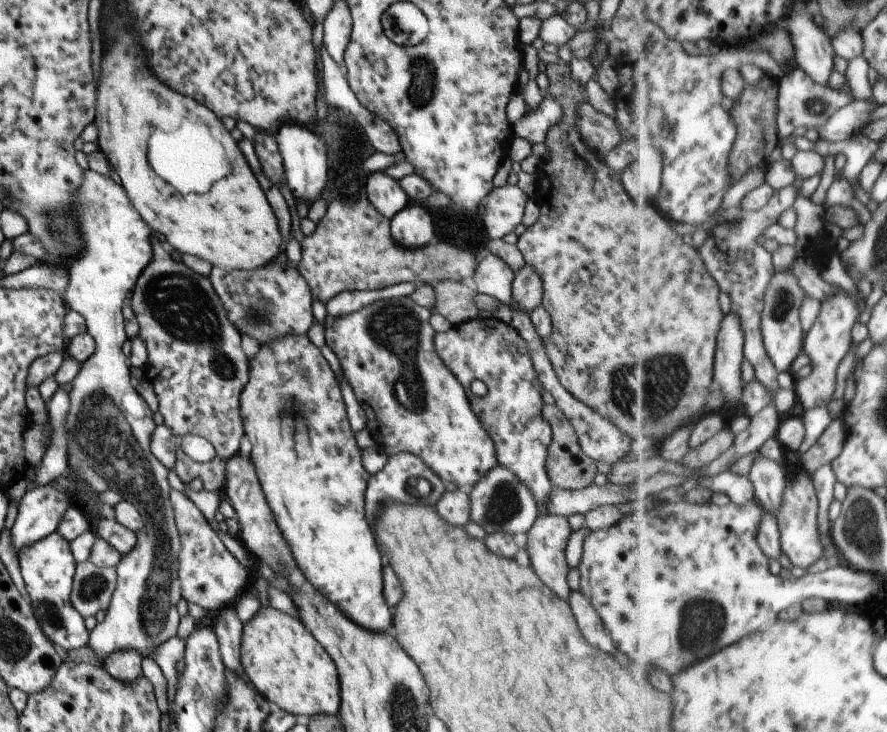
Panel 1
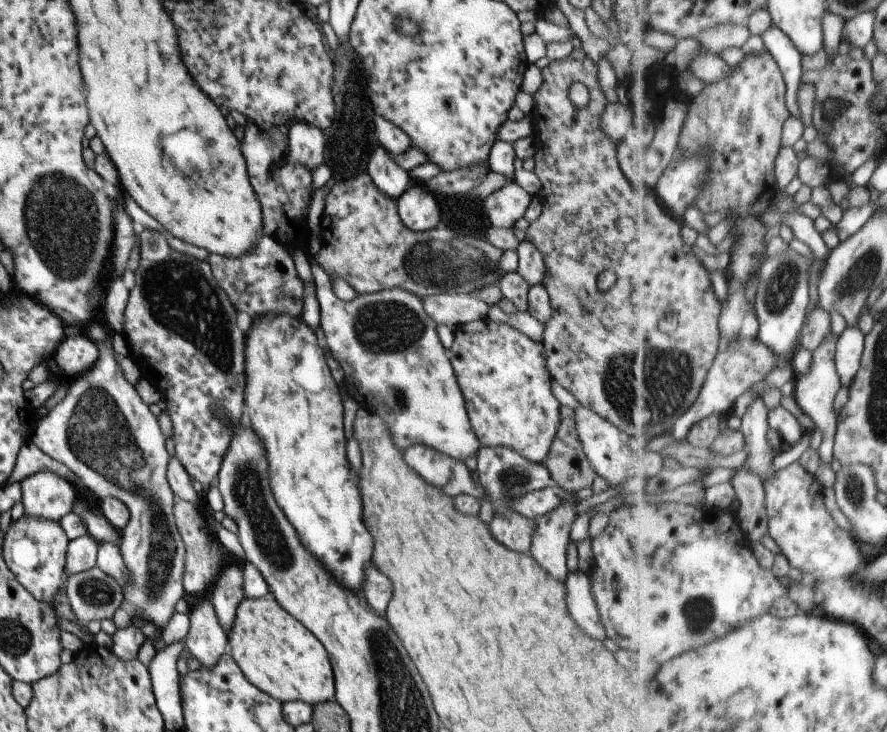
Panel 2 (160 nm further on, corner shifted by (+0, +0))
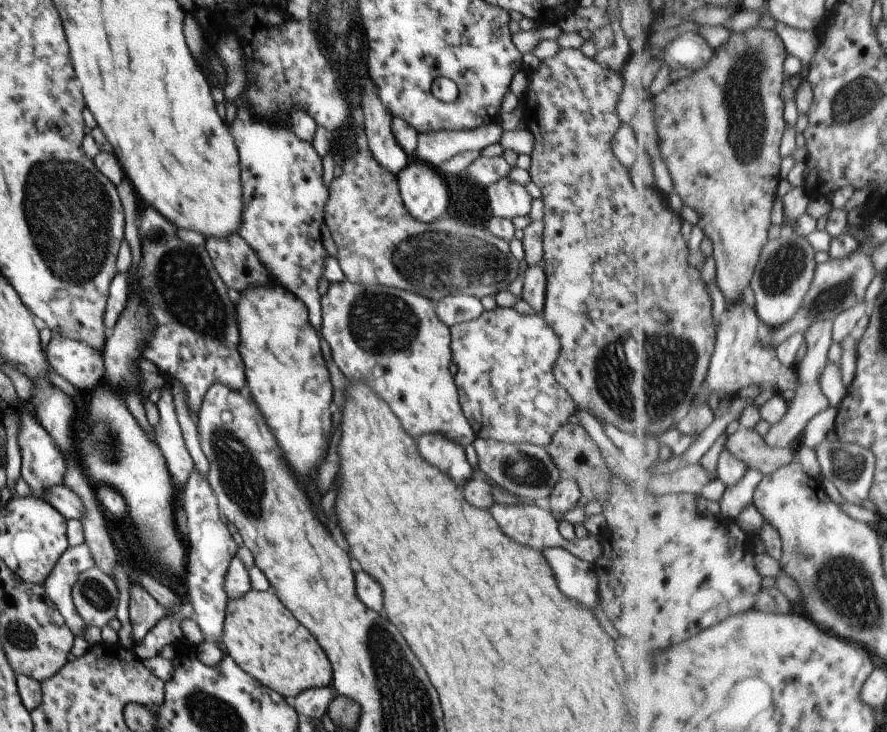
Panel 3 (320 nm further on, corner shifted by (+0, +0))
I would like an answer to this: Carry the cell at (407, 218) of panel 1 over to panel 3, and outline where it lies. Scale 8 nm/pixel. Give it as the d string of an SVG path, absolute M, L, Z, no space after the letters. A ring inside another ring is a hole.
M409 159L396 176L401 204L411 218L429 224L446 214L447 188L437 170Z

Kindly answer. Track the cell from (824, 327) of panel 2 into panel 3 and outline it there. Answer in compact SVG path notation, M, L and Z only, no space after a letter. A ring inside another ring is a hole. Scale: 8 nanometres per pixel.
M823 320L822 322L815 322L810 330L807 330L805 335L805 342L808 346L808 351L797 364L797 374L799 378L799 389L796 391L794 399L790 402L789 410L785 414L785 418L770 428L770 431L764 436L765 442L769 448L786 448L790 447L801 434L804 434L807 424L823 412L831 407L831 402L823 394L821 390L821 374L823 369L827 366L828 355L834 341L834 320Z

